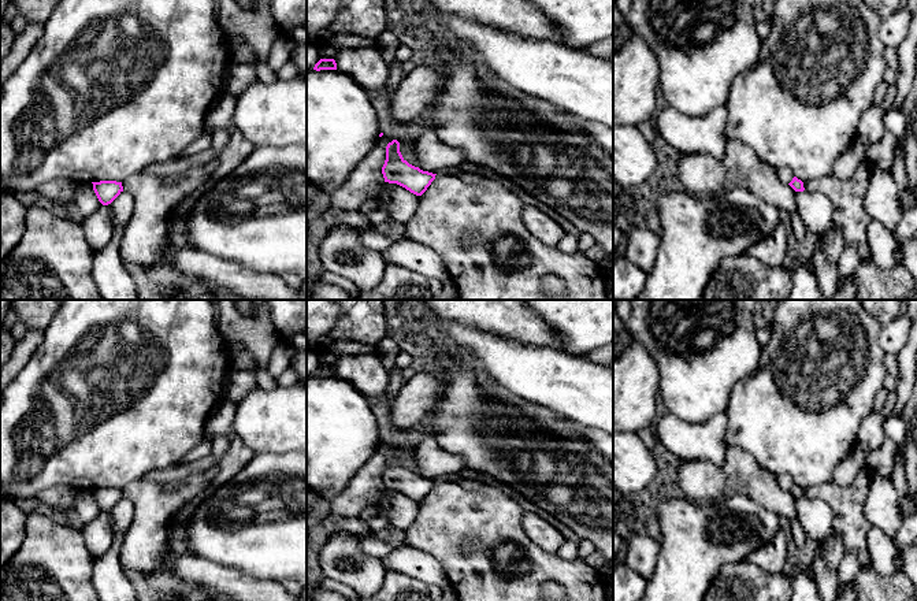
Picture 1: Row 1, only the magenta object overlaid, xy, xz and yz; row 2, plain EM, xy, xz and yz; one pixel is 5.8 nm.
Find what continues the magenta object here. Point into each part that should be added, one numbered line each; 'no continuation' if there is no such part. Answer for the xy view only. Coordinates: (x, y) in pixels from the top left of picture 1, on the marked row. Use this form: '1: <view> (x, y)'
no continuation

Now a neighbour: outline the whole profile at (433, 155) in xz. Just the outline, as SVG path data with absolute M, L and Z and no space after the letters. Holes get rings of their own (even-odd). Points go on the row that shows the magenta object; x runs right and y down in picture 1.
M427 129L416 140L419 168L438 174L442 168L460 167L465 163L464 155L442 142L434 129Z

